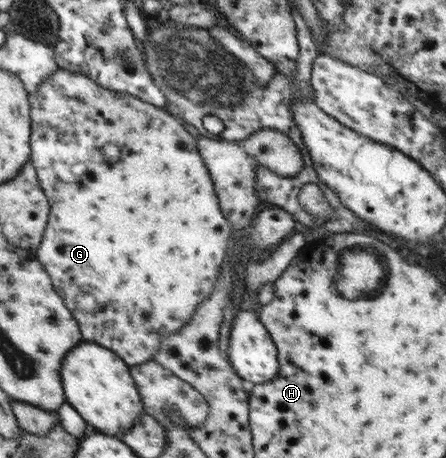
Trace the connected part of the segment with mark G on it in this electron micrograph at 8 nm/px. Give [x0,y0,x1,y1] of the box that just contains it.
[30,69,236,366]

